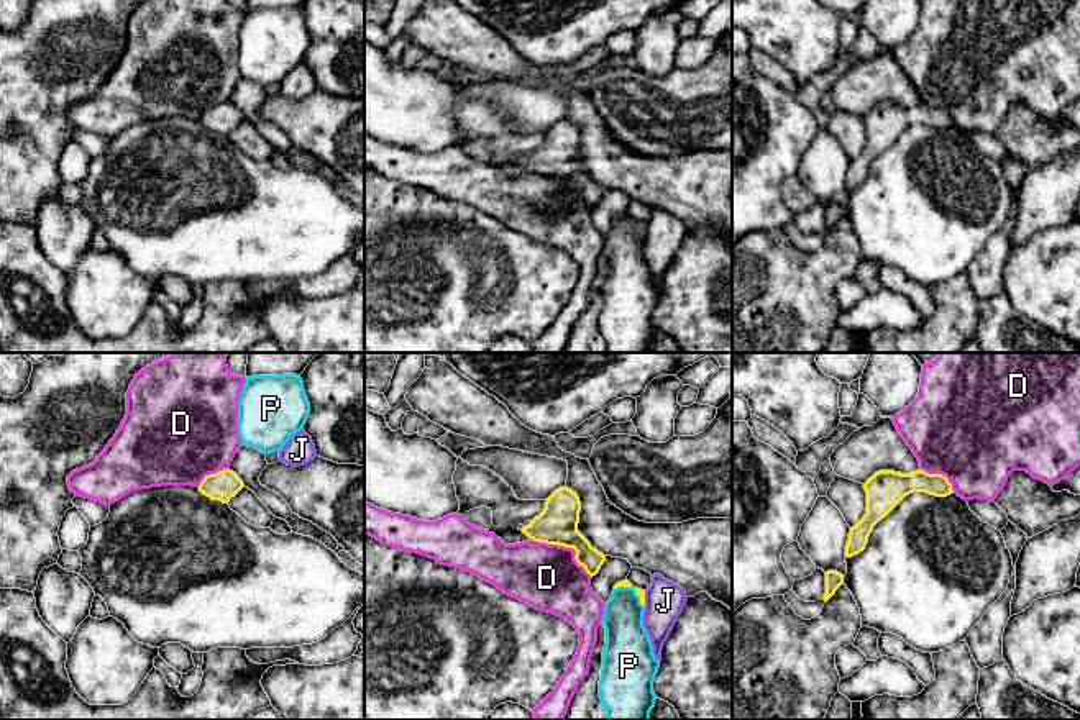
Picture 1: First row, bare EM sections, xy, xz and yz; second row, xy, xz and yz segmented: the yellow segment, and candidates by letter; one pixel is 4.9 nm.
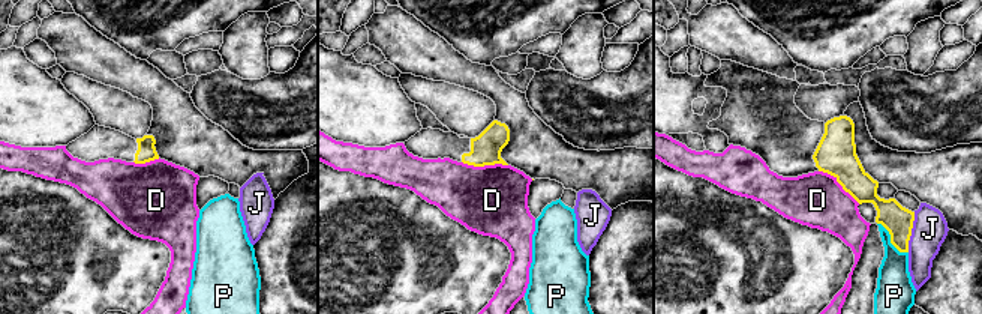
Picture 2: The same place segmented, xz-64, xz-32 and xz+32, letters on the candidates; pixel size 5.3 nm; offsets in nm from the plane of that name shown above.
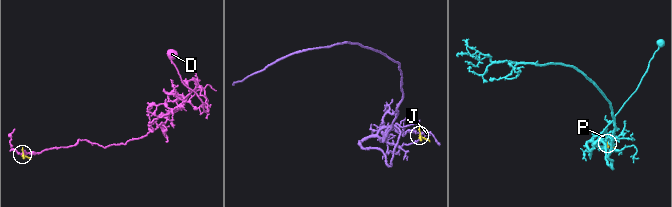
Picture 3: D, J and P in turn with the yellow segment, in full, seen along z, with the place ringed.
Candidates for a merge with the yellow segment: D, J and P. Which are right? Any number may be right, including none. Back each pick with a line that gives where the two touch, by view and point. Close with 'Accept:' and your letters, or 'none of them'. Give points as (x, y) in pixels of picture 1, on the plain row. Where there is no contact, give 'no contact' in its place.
Accept: none of them

